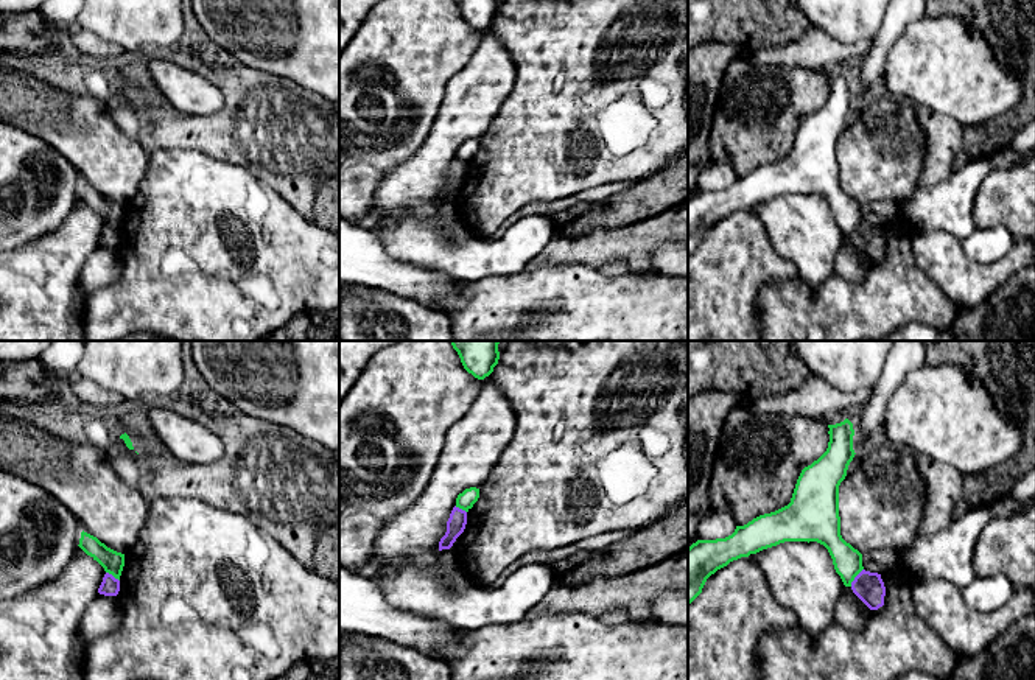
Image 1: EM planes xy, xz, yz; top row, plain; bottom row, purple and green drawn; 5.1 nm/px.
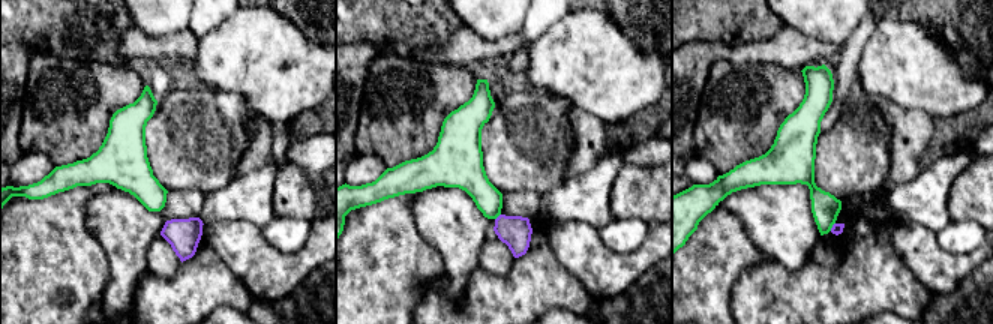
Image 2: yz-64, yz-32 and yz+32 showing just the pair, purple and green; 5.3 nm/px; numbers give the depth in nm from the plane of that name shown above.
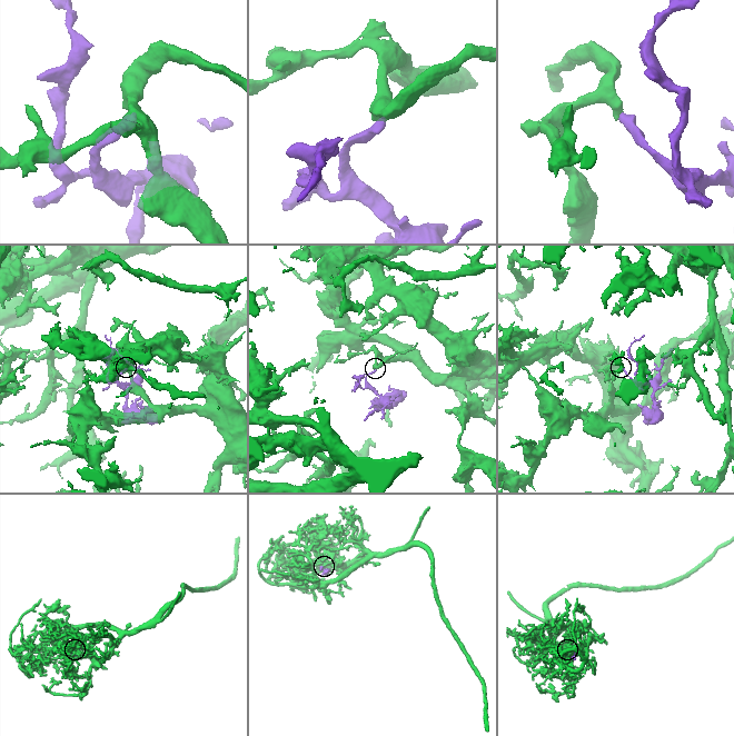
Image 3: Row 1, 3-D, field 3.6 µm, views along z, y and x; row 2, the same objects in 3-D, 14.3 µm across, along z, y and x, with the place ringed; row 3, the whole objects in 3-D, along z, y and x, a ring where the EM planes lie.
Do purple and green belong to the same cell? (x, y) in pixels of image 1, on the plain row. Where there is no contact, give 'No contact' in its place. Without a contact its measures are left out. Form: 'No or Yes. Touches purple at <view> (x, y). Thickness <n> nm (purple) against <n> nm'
No. Touches purple at yz (855, 229). Thickness 160 nm (purple) against 150 nm

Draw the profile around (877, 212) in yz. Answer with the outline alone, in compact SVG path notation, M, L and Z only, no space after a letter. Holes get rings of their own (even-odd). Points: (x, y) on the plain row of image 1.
M872 201L862 205L862 218L870 224L887 224L900 215L900 204L892 201Z

